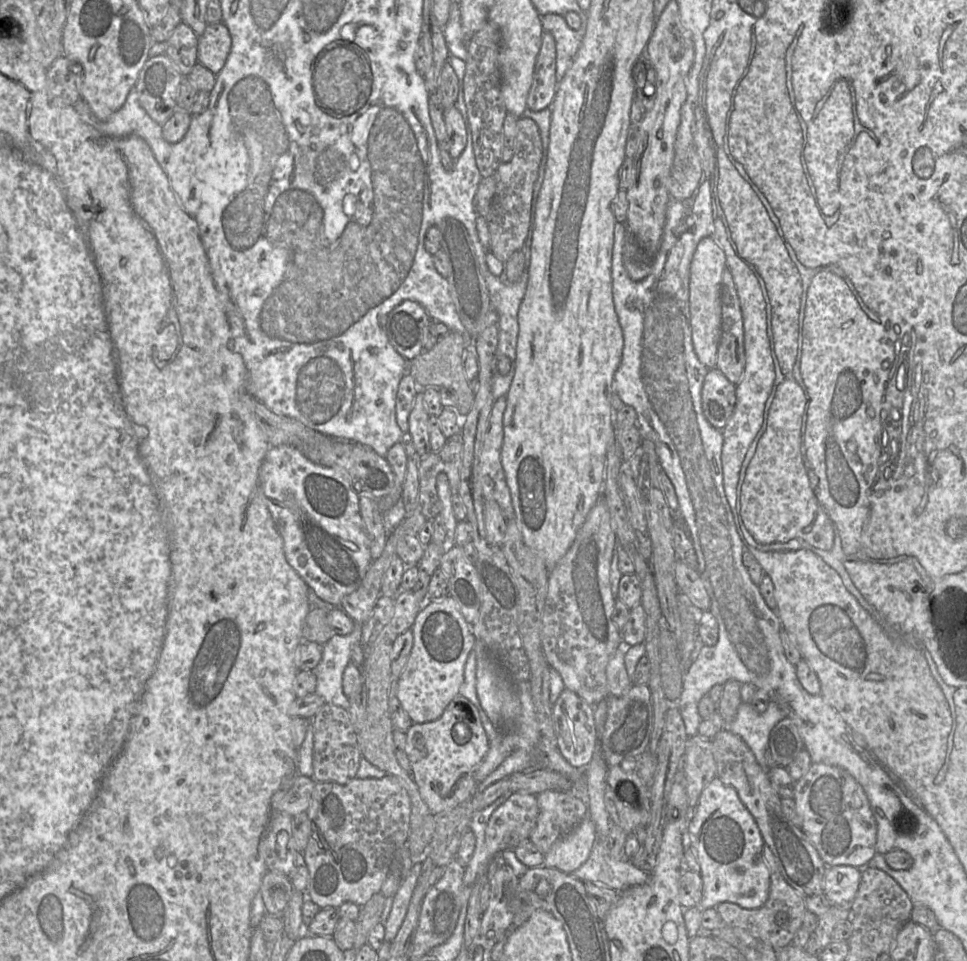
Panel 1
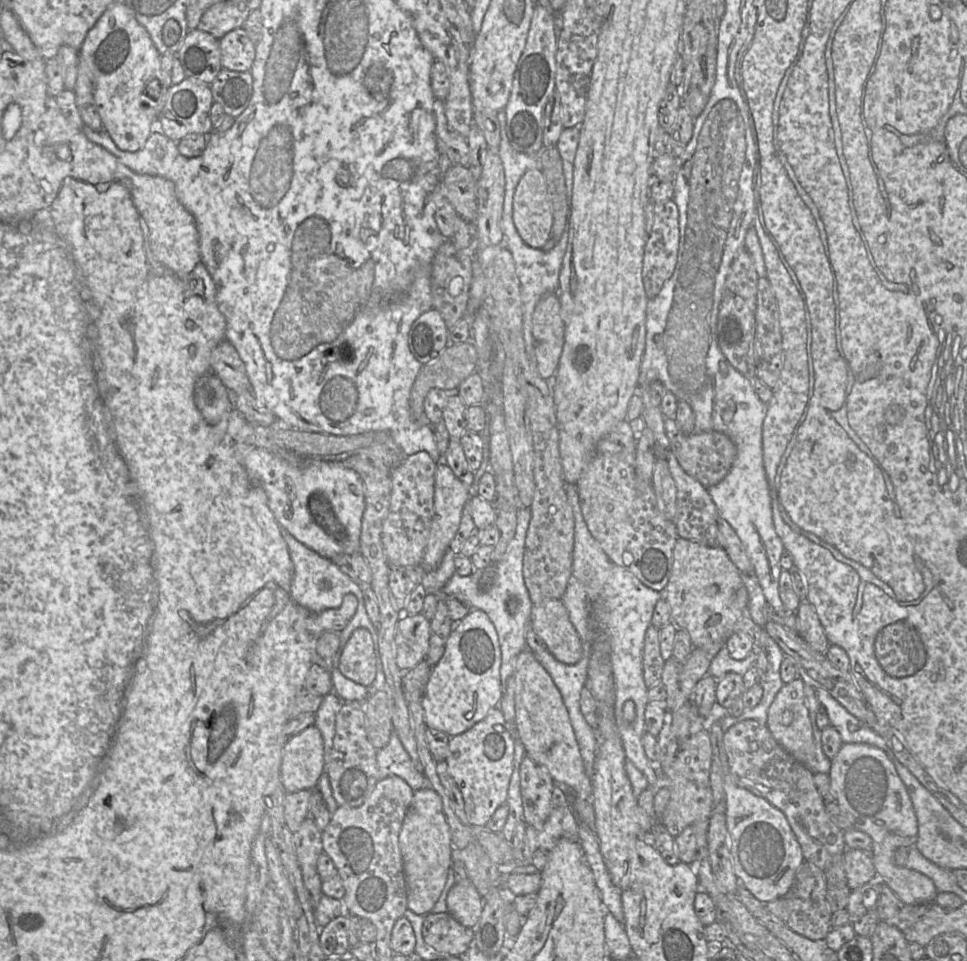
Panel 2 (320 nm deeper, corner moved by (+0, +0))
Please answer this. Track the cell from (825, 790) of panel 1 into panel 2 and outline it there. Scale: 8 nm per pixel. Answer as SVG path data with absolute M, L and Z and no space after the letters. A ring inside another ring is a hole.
M864 743L843 744L831 762L828 774L830 793L837 804L852 816L854 829L871 837L871 856L878 879L906 904L933 902L938 891L929 877L893 863L895 850L902 846L915 846L918 837L918 822L912 801L893 762L883 750Z

